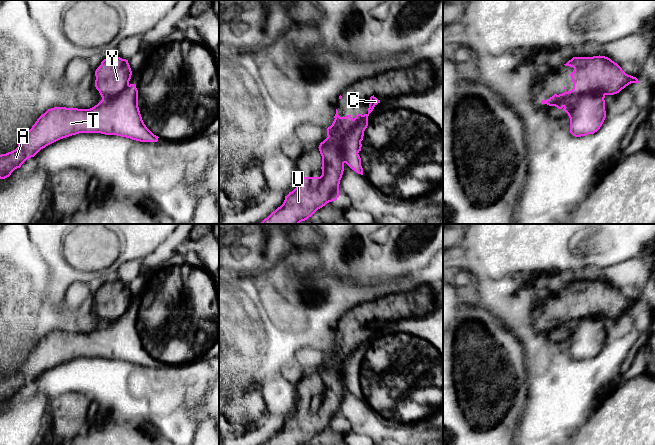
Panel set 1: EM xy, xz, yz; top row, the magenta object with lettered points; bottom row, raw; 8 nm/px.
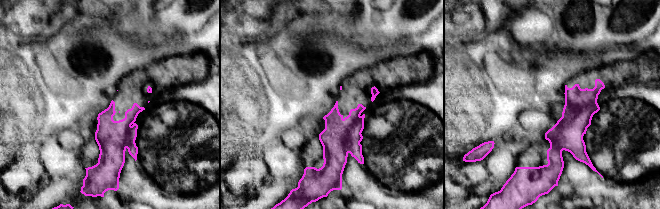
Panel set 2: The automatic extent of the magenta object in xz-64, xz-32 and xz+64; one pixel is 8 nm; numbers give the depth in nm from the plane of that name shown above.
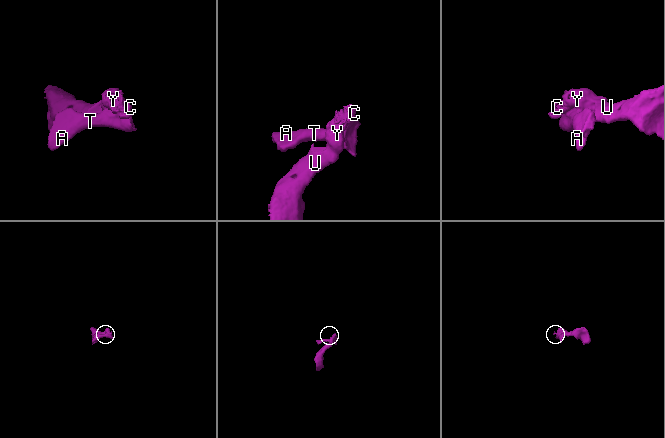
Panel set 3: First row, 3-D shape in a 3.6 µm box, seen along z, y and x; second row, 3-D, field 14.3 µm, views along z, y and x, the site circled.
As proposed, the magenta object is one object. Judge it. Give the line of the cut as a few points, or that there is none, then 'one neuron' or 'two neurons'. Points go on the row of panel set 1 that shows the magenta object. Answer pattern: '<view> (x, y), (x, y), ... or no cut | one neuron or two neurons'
xz (367, 116), (363, 117), (341, 140), (341, 156), (344, 162) | two neurons

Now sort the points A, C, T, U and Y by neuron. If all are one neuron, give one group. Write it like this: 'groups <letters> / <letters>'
groups A T / C U Y

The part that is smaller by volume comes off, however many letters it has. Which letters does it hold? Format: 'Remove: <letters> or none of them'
Remove: A, T

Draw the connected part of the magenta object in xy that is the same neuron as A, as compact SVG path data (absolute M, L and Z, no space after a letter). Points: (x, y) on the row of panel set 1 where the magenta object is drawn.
M130 84L115 97L102 99L90 109L66 107L48 109L26 132L15 150L0 155L0 179L9 177L15 169L20 168L27 159L34 157L46 146L79 133L117 135L140 142L157 142L159 138L144 124L138 107L138 90L135 84Z

